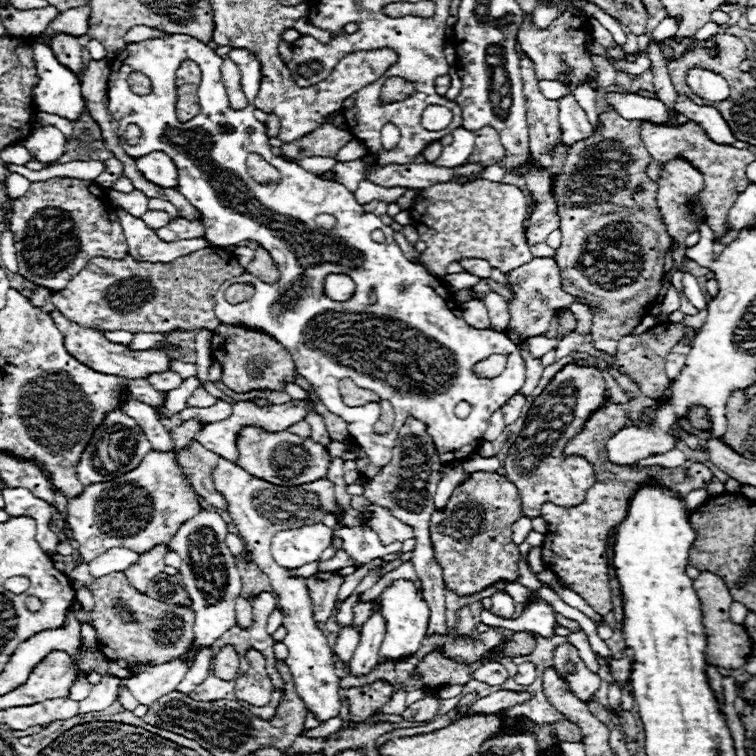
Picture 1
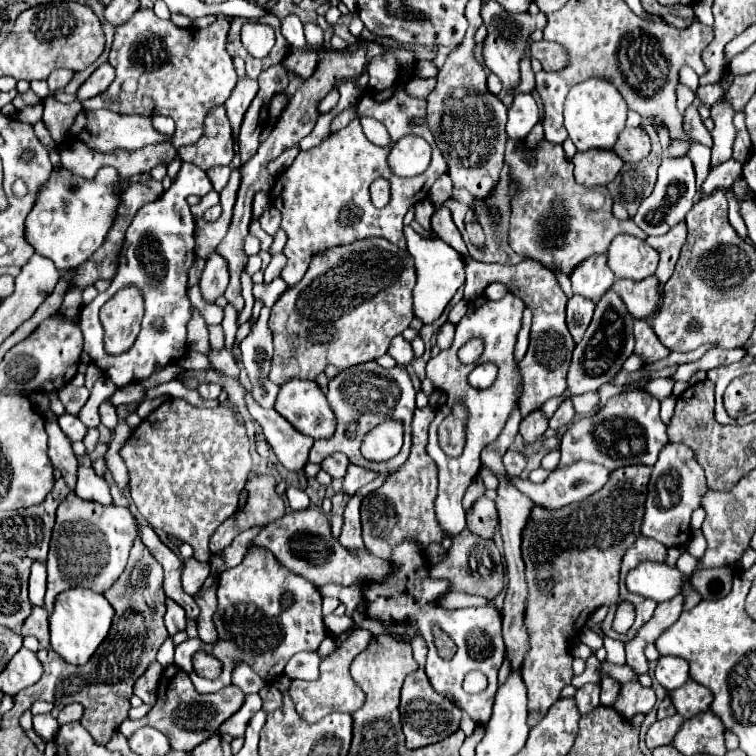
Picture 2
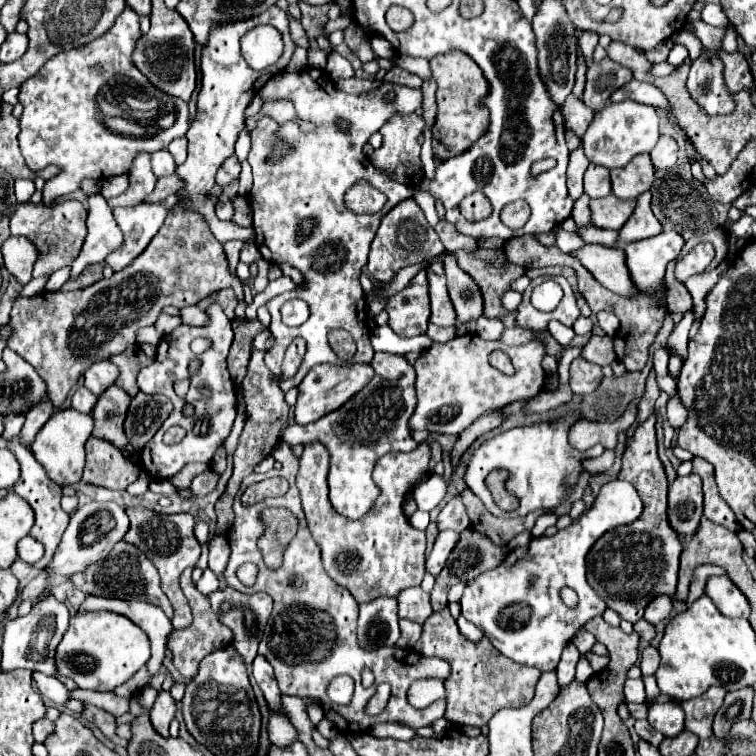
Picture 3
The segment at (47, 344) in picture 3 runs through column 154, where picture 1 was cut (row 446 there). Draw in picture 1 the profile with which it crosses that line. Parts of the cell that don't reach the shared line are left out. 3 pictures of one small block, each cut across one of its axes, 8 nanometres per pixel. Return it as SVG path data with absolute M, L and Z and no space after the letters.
M244 426L236 440L238 448L238 464L246 472L250 472L256 478L262 478L266 482L278 484L278 486L298 486L306 482L314 482L326 476L330 454L316 444L314 440L302 440L296 434L290 432L266 432L262 428Z

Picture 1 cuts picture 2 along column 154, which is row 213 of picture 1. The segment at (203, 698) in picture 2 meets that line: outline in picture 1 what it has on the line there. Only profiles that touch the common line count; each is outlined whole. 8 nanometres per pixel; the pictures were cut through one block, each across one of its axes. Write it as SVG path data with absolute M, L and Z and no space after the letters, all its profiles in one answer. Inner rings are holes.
M696 122L684 124L682 128L664 128L664 126L640 126L640 136L650 152L650 156L654 158L652 166L648 168L648 176L652 180L660 178L660 170L668 160L674 158L684 158L688 160L694 168L700 170L700 174L704 176L704 188L698 192L704 216L706 216L706 224L712 228L712 232L716 234L716 238L722 238L728 234L726 230L726 218L730 208L734 206L736 198L740 192L746 190L746 184L750 182L746 176L746 166L754 160L754 154L750 150L740 150L734 146L726 146L726 144L714 144L700 128ZM658 130L658 134L656 134ZM664 142L664 144L662 144Z

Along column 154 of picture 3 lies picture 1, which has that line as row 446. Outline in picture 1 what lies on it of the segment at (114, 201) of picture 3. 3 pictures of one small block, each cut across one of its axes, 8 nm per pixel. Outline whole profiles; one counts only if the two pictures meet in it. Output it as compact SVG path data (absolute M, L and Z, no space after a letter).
M188 420L188 422L184 422L184 424L180 424L178 428L174 428L170 434L172 434L172 440L174 440L174 444L176 444L176 452L180 452L192 438L194 438L194 434L198 432L198 430L202 430L202 422L198 422L198 420Z

